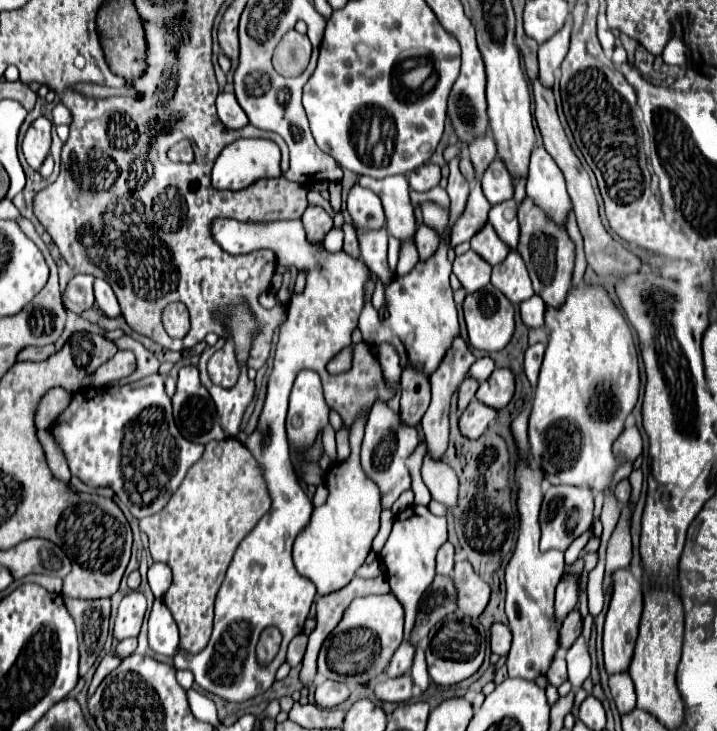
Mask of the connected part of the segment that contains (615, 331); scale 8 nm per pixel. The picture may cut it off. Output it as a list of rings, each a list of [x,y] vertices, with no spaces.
[[[592,283],[572,287],[560,307],[546,305],[544,321],[550,329],[550,343],[540,369],[528,425],[532,461],[544,471],[546,481],[552,485],[590,487],[594,493],[604,493],[604,497],[608,497],[612,493],[614,471],[620,465],[612,447],[622,435],[624,421],[634,409],[640,391],[640,367],[634,335],[608,291],[602,285]]]

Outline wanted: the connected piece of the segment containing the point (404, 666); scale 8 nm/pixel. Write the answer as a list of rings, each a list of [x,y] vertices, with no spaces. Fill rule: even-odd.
[[[412,505],[412,507],[404,509],[402,513],[396,515],[392,533],[390,533],[384,549],[380,551],[382,563],[386,565],[386,577],[388,577],[388,583],[392,587],[392,593],[400,599],[400,603],[404,605],[404,611],[406,611],[404,641],[396,649],[396,655],[392,657],[392,663],[388,665],[388,677],[402,677],[402,675],[410,673],[410,669],[412,669],[416,647],[412,645],[410,635],[412,635],[412,627],[416,623],[418,603],[420,603],[424,591],[432,585],[432,581],[436,577],[436,553],[438,553],[440,545],[446,543],[446,539],[448,539],[446,519],[432,515],[428,511],[428,507]]]

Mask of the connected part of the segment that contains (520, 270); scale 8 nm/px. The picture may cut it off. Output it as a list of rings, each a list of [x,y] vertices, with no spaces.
[[[510,251],[502,263],[494,265],[492,285],[496,289],[500,289],[514,305],[518,305],[534,295],[528,269],[524,267],[524,261],[520,259],[520,255],[516,251]]]

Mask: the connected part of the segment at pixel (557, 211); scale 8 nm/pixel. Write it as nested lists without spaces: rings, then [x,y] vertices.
[[[538,145],[530,157],[526,195],[532,197],[556,223],[566,223],[566,215],[572,209],[572,203],[566,193],[564,177],[542,145]]]

